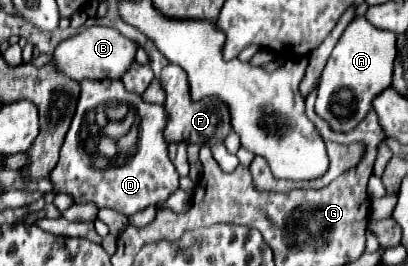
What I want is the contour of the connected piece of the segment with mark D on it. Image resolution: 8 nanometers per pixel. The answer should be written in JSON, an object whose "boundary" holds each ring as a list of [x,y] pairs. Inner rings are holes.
{"boundary":[[[120,79],[82,81],[76,113],[74,113],[70,131],[66,133],[64,145],[60,149],[60,161],[50,173],[54,191],[70,195],[76,203],[94,203],[96,207],[110,207],[128,217],[142,211],[148,205],[164,203],[178,189],[178,179],[180,179],[180,175],[176,173],[176,167],[172,165],[172,161],[168,157],[168,141],[164,139],[166,123],[168,123],[168,115],[164,113],[164,105],[146,103],[142,99],[142,95],[124,89],[124,83]],[[112,101],[130,103],[136,109],[138,119],[140,119],[138,147],[136,147],[136,153],[124,165],[116,165],[112,169],[94,169],[90,163],[90,155],[80,141],[82,117],[86,111],[96,109],[100,103],[112,103]]]}

